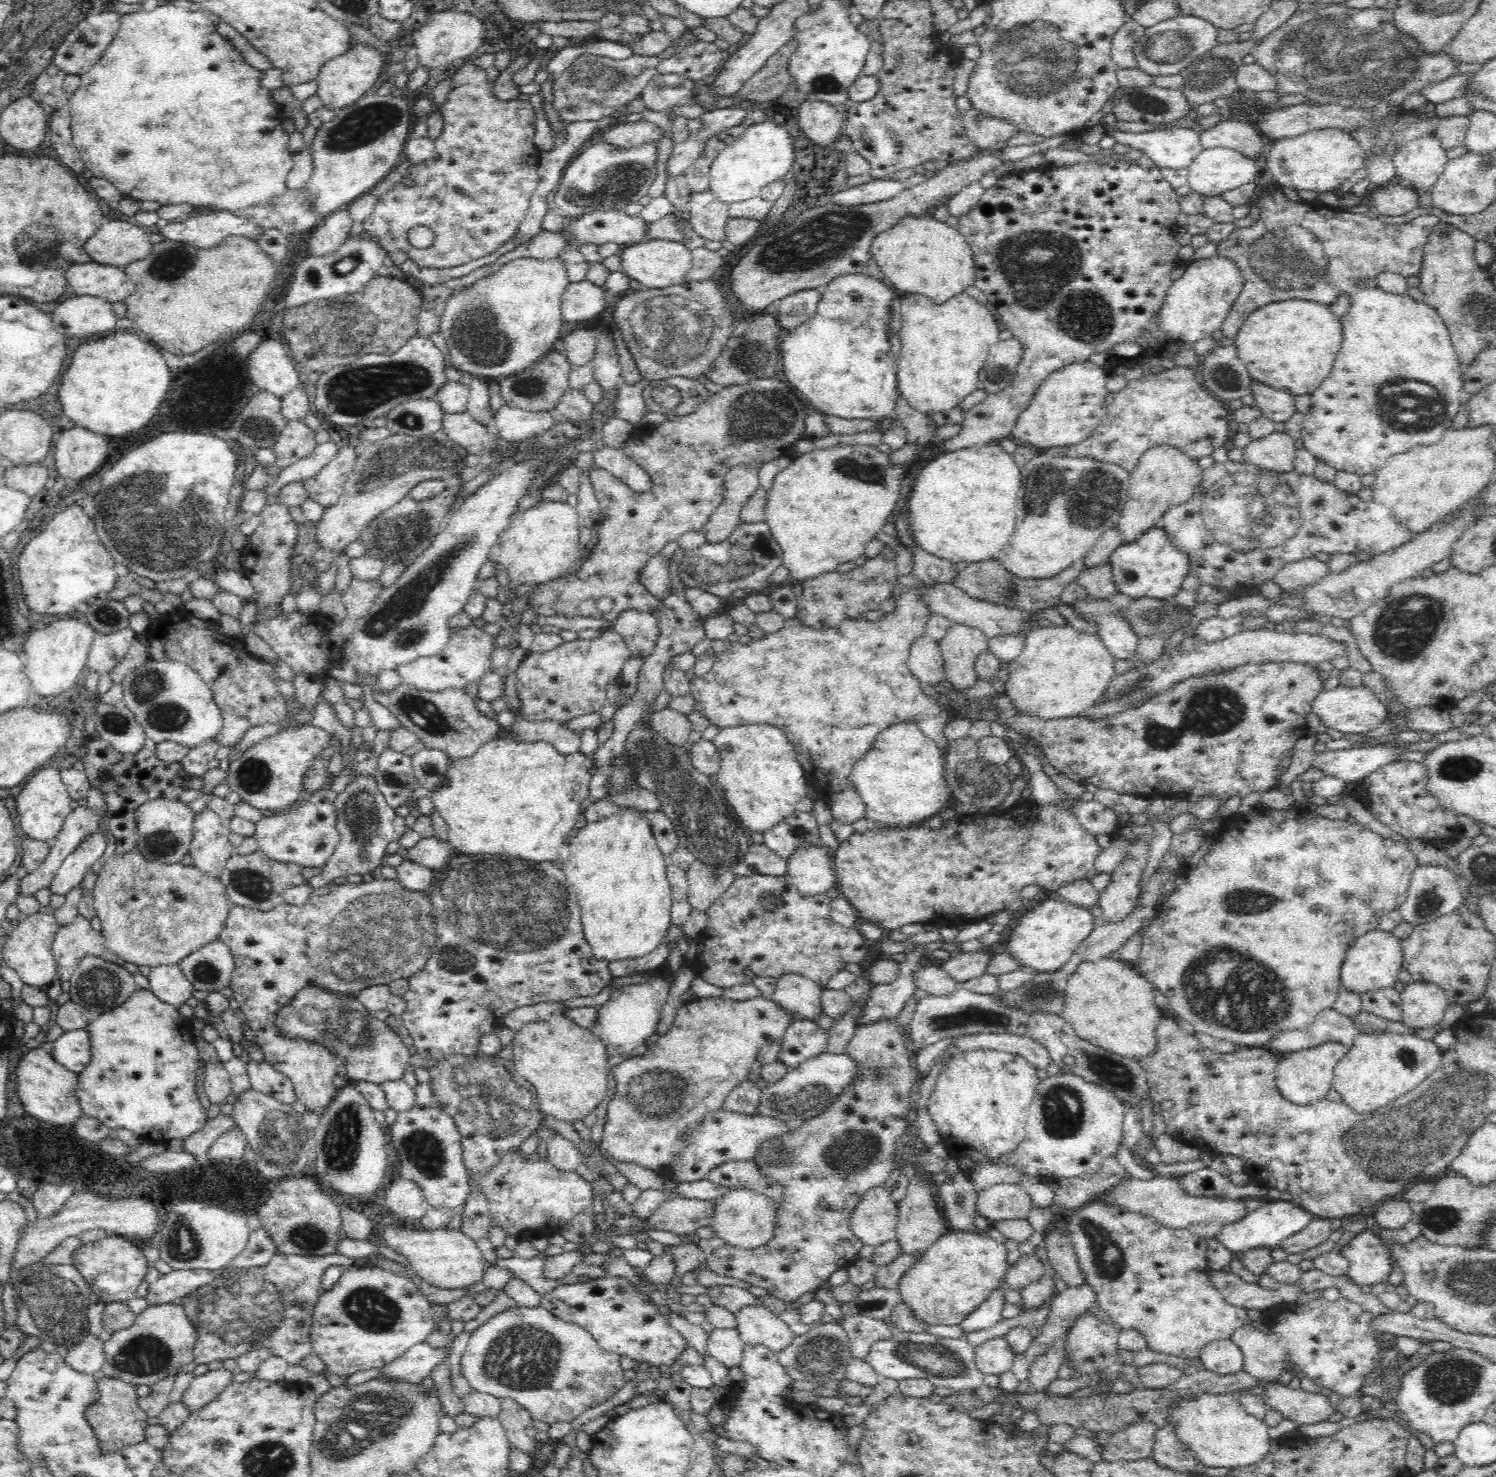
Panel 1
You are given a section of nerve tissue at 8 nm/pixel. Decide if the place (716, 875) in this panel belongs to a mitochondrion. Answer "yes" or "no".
yes

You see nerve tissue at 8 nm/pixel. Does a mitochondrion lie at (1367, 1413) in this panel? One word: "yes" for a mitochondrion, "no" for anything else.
no

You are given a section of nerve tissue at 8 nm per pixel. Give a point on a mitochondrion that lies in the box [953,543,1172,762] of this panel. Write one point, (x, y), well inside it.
(1134, 686)

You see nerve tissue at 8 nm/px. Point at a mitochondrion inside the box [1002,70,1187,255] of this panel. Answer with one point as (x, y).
(1139, 100)

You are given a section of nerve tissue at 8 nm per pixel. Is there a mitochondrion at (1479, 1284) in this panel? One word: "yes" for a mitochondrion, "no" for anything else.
yes

